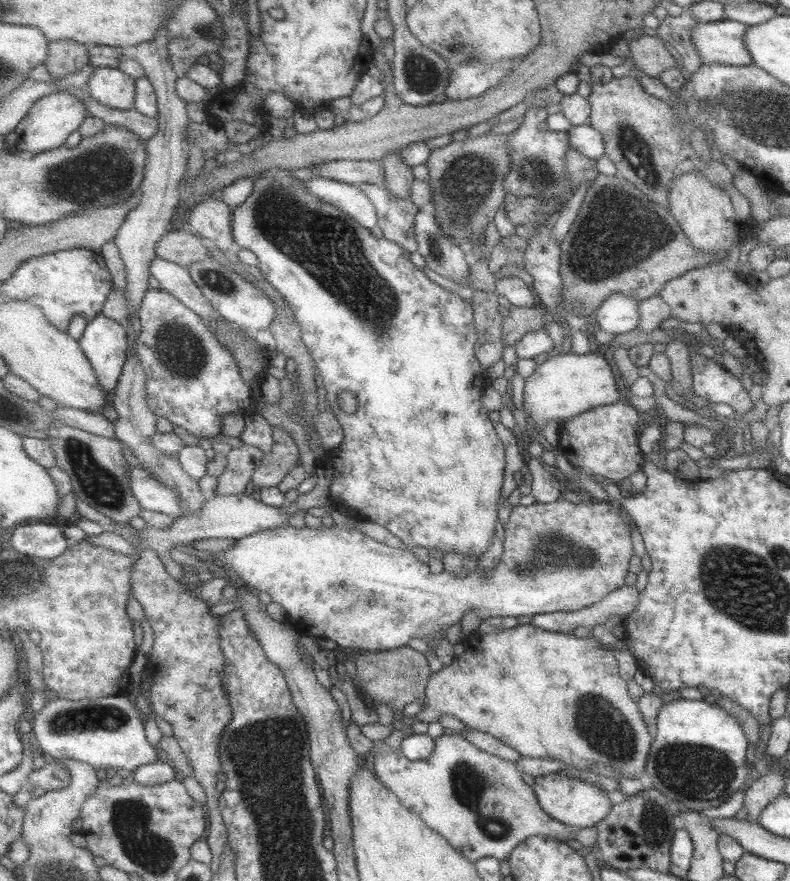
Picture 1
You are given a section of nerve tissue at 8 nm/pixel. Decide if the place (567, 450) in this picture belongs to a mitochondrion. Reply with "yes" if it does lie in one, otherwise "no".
no

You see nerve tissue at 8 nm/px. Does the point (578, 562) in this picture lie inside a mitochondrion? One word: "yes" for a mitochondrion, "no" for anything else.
yes

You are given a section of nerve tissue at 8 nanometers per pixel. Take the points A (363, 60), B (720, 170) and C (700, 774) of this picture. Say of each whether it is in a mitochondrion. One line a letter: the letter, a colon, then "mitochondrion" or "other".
A: other
B: other
C: mitochondrion

